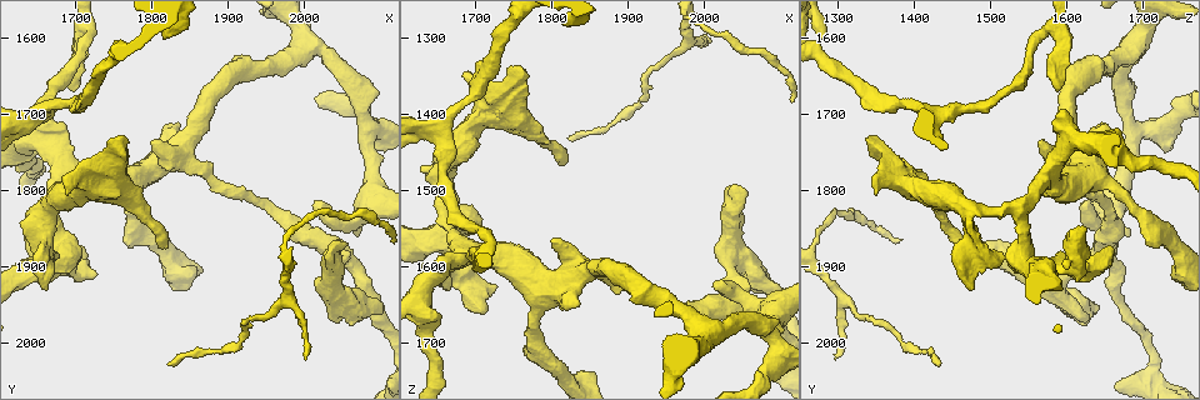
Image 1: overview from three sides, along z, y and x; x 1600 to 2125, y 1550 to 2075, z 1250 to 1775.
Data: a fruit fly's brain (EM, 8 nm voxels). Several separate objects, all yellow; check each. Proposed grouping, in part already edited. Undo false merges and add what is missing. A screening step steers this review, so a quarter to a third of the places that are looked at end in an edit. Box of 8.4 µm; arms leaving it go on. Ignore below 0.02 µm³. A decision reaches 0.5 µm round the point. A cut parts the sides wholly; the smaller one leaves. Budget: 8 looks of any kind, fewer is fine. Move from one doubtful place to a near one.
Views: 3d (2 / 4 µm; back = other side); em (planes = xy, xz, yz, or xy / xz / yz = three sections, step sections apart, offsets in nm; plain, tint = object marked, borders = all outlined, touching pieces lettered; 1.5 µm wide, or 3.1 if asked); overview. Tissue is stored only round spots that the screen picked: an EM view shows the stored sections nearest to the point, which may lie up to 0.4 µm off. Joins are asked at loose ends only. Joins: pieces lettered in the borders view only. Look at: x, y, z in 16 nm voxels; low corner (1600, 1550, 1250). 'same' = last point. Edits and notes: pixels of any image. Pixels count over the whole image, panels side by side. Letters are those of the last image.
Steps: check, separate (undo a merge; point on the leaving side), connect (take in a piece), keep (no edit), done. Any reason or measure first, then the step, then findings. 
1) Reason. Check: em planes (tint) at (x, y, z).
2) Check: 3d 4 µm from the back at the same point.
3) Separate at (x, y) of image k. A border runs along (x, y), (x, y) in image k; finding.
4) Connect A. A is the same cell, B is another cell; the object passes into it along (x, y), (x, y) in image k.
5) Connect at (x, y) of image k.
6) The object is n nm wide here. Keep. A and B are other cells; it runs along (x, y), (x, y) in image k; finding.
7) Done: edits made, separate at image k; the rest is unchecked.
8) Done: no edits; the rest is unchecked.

Tapers out. Check: em planes (borders) at (1825, 2025, 1430).

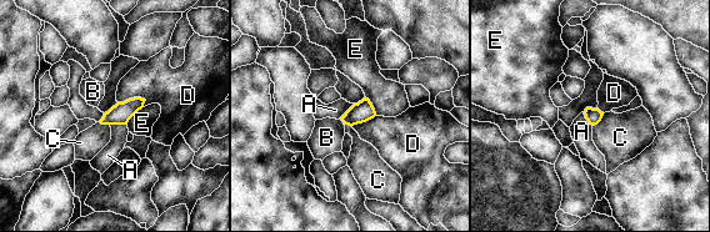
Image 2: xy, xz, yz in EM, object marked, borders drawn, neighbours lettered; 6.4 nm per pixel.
Keep. A, B, C, D and E are other cells; none of them fits.

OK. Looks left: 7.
Free end. Check: em planes (borders) at (1655, 1930, 1475).

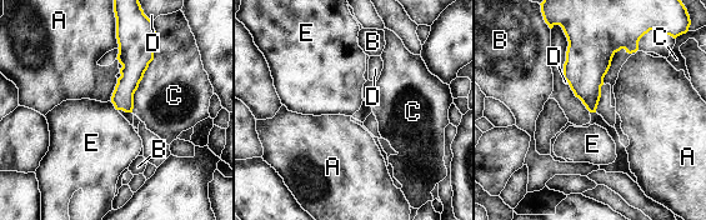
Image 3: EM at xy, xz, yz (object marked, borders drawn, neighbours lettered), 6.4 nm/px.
The object is 140 nm wide here. Keep. A, B, C, D and E are other cells; a border runs along (110, 101), (118, 110) in image 3; no lettered piece goes on from it.

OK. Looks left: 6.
Thin end. Check: em planes (borders) at (2000, 2020, 1300).

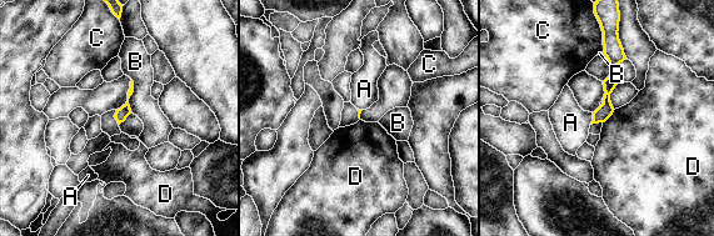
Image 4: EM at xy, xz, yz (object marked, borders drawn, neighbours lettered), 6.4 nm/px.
Connect A. A is the same cell, B, C and D are other cells; the object passes into it along (604, 111), (593, 119), (570, 122) in image 4; the cell continues.

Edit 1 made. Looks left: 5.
Done: edits made, connect at image 4; the rest is unchecked.

